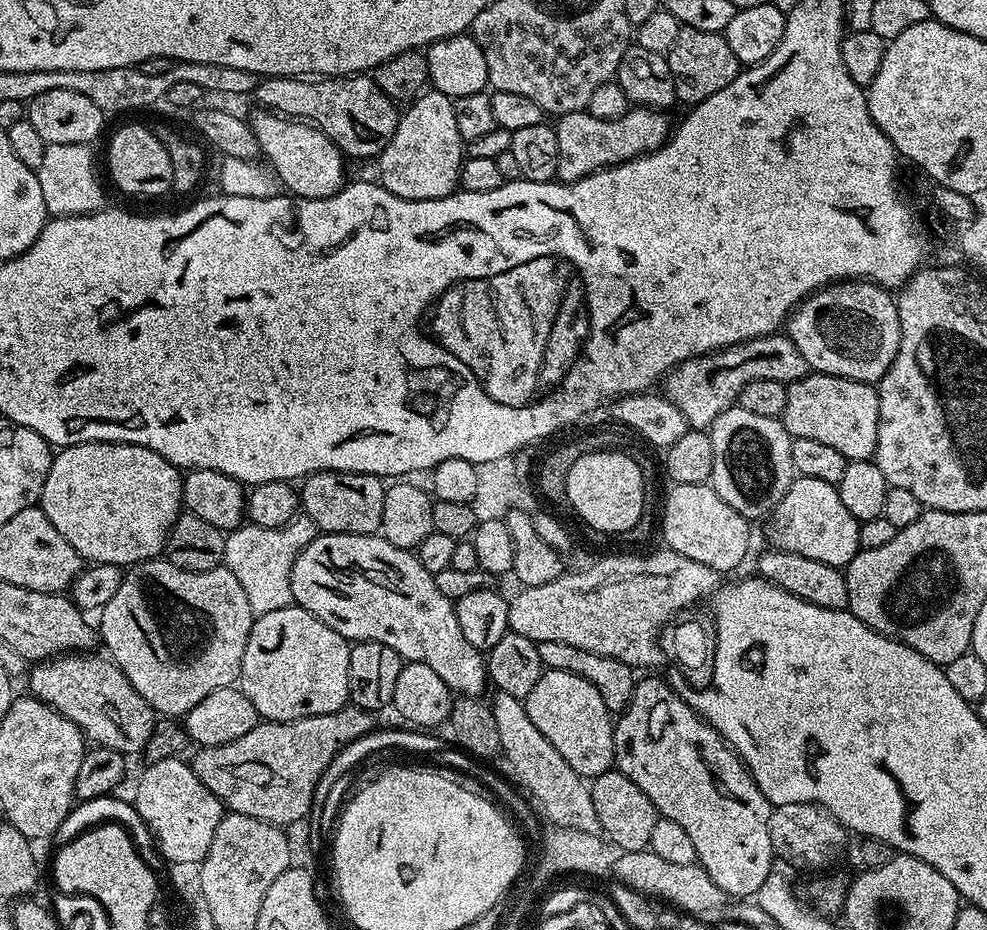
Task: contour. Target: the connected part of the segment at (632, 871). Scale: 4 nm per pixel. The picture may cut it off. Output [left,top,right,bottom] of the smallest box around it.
[612,848,728,914]

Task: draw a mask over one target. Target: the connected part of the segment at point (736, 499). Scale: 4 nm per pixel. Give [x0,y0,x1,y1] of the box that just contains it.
[707,406,794,522]

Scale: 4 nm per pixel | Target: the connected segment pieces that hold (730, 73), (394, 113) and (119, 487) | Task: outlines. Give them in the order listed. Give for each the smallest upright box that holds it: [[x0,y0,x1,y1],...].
[[666,27,742,106],[254,74,401,158],[39,442,184,566]]

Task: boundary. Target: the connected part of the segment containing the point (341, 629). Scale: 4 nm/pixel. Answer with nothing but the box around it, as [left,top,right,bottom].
[290,534,490,698]

